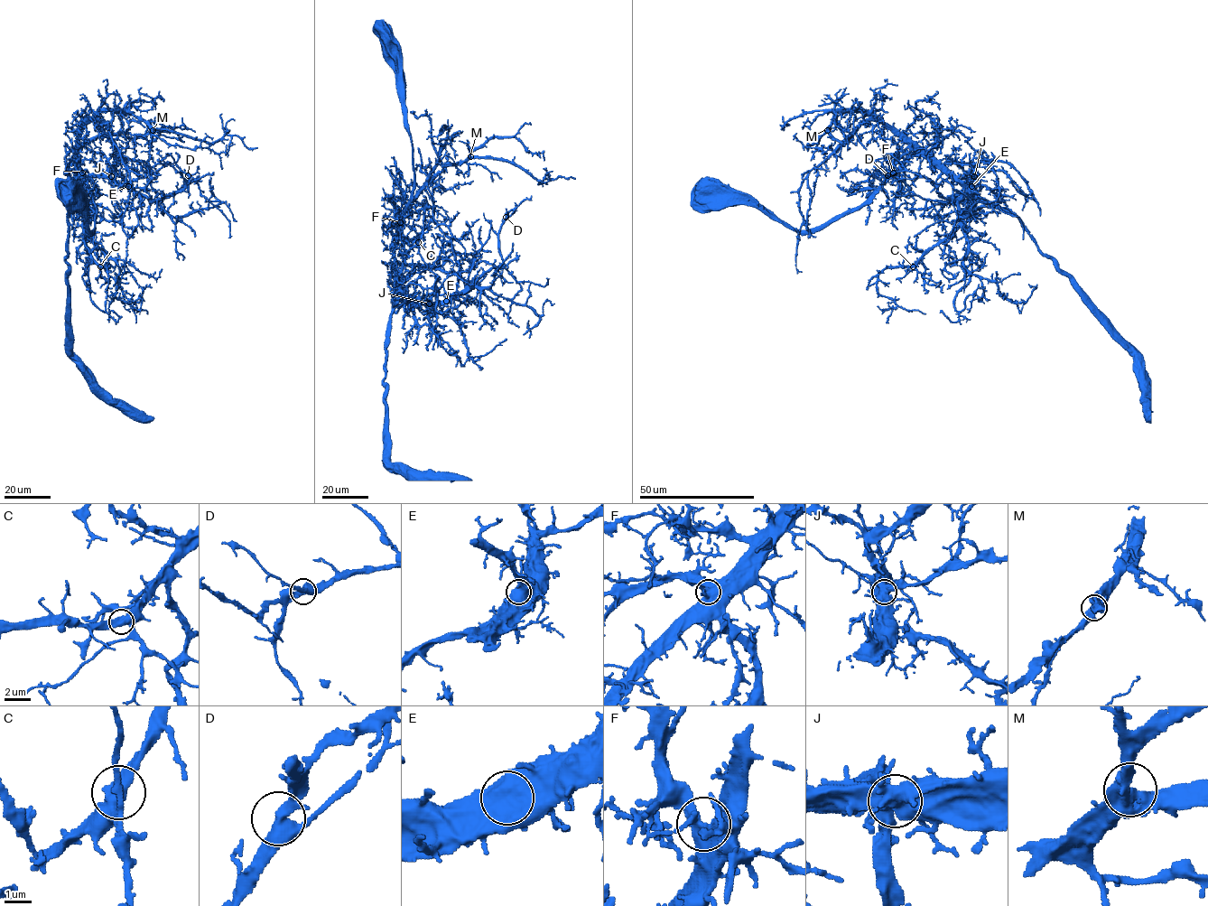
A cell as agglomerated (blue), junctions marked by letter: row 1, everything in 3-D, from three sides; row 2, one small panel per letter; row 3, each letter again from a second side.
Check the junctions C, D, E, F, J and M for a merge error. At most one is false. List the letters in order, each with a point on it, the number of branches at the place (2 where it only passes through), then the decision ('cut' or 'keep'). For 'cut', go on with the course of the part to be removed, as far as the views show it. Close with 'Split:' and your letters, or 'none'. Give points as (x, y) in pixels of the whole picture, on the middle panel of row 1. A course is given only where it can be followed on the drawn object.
C: place (418, 242); branches 3; keep
D: place (506, 217); branches 3; keep
E: place (446, 301); branches 3; keep
F: place (400, 222); branches 4; keep
J: place (429, 303); branches 3; keep
M: place (470, 156); branches 2; keep
Split: none

